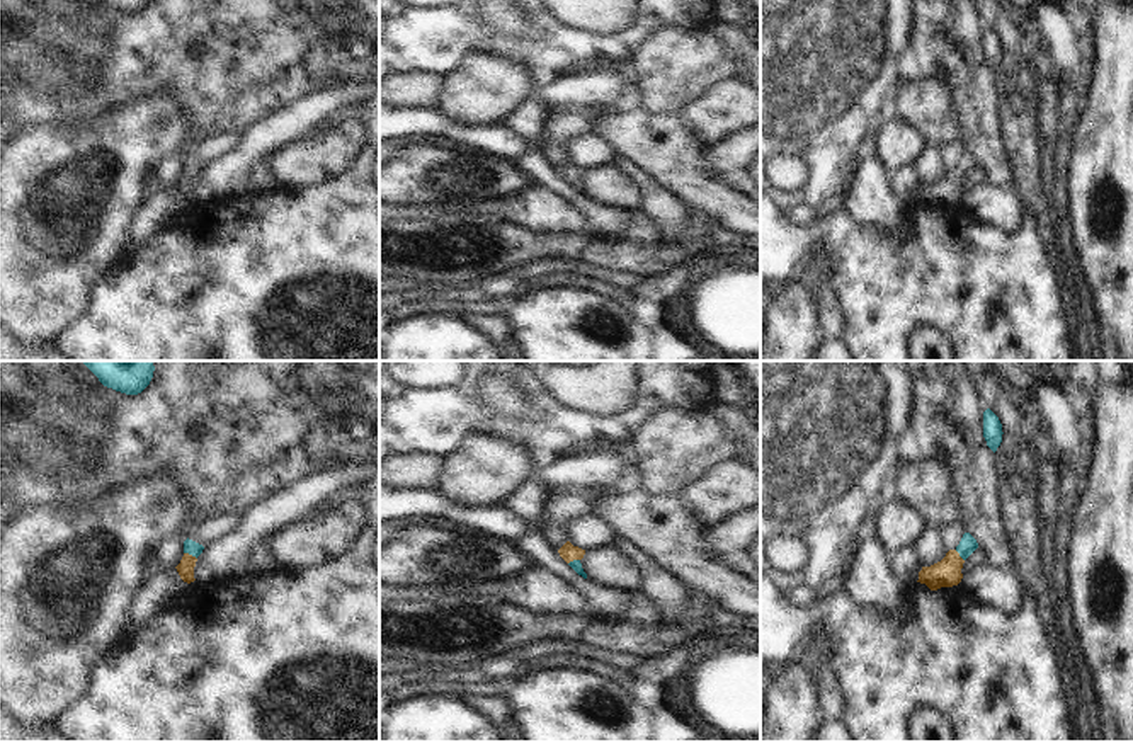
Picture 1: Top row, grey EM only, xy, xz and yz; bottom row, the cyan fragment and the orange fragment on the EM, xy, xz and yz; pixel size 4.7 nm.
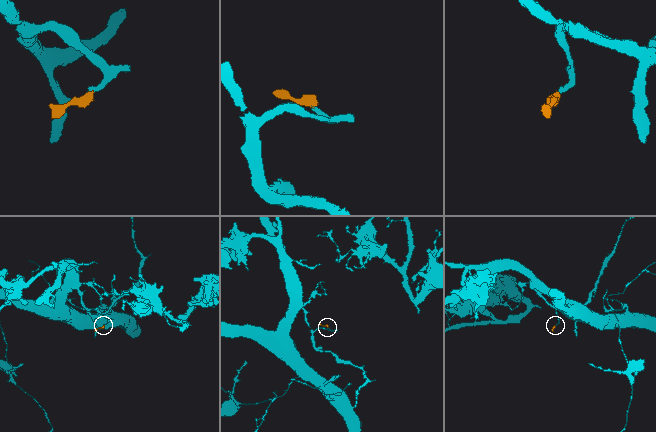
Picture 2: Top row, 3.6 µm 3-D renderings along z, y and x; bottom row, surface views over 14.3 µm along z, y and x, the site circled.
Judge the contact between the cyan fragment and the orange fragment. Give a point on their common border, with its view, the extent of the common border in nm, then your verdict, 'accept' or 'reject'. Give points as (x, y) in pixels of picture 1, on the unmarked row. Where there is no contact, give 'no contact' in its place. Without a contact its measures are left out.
meets cyan in xy at (191, 172); contact 70 nm long; accept

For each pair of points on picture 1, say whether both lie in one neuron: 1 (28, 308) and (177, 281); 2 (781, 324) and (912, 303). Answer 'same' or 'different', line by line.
1: different
2: different

